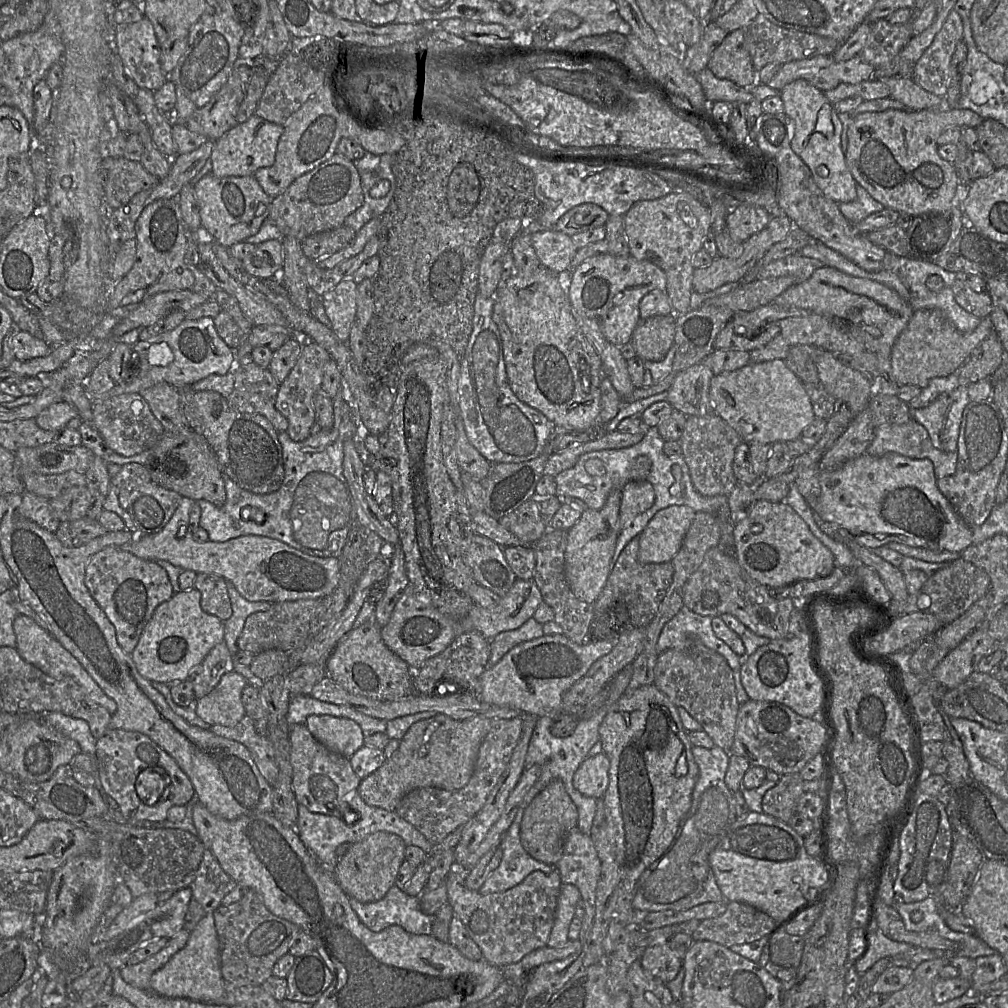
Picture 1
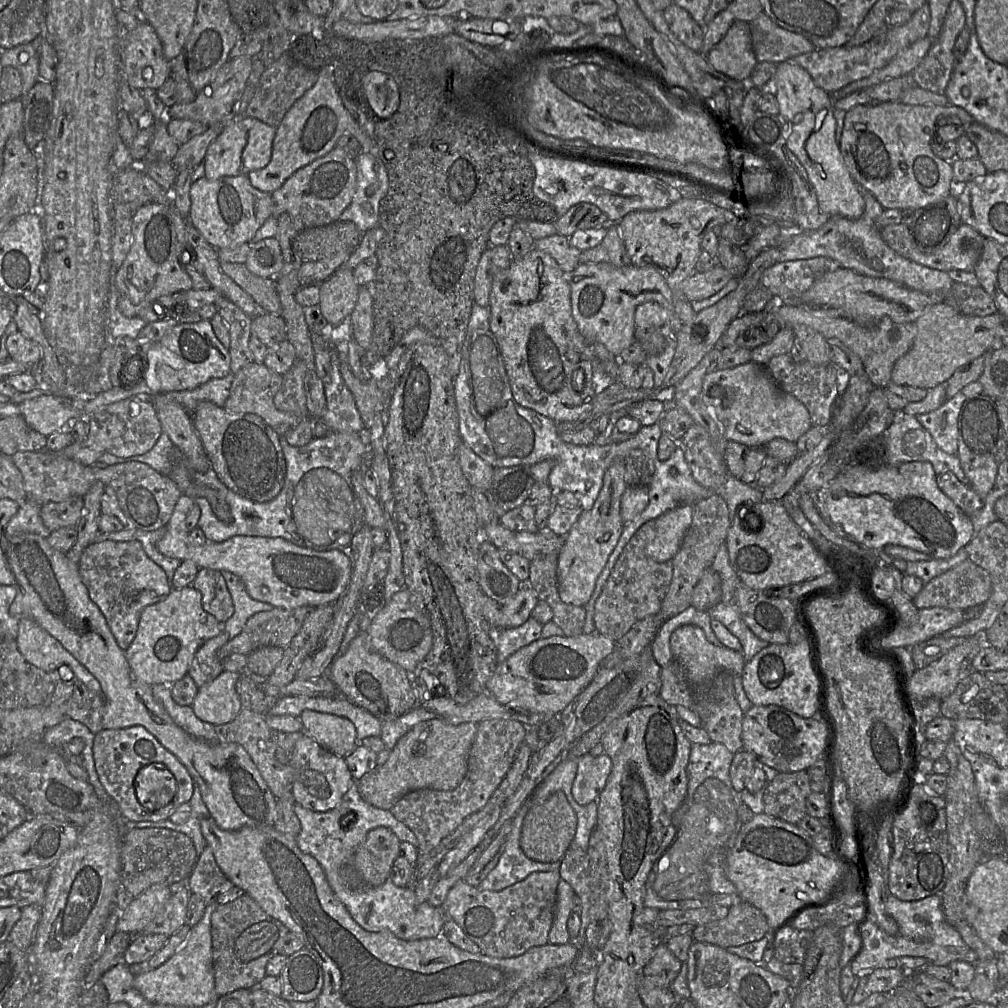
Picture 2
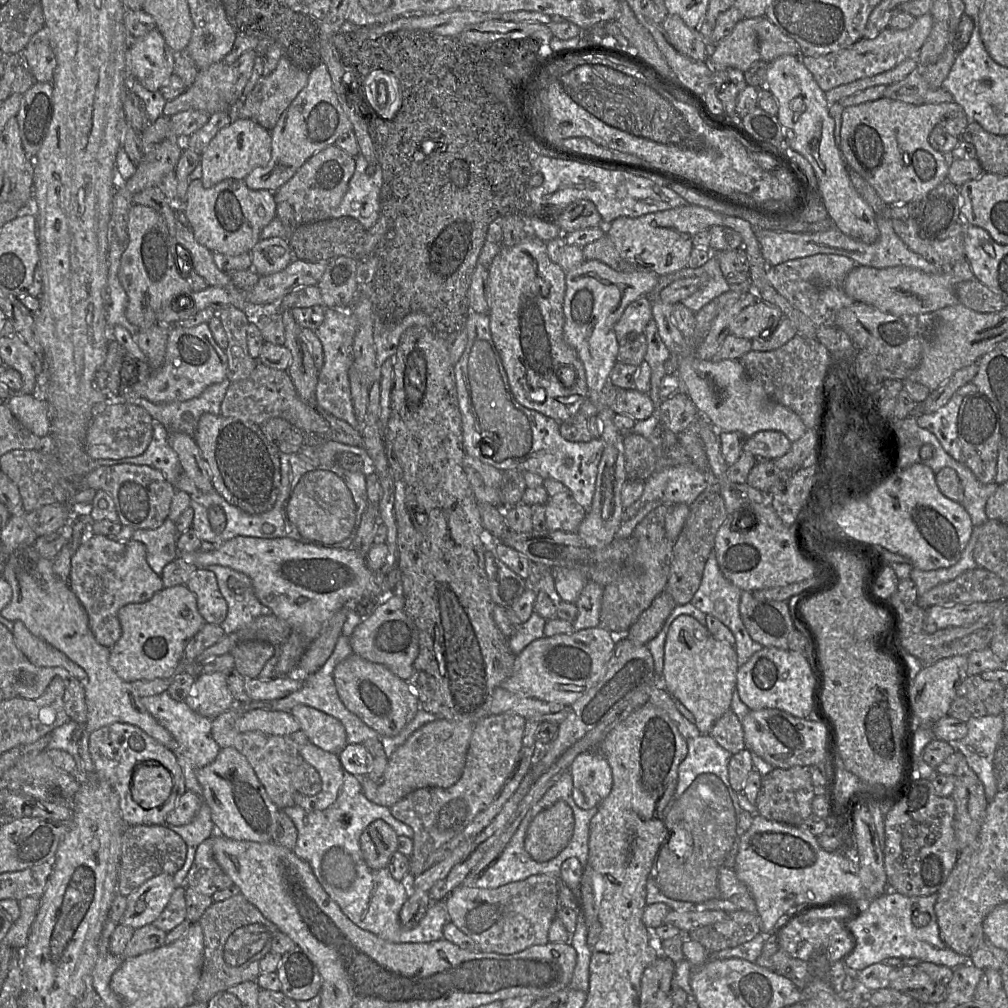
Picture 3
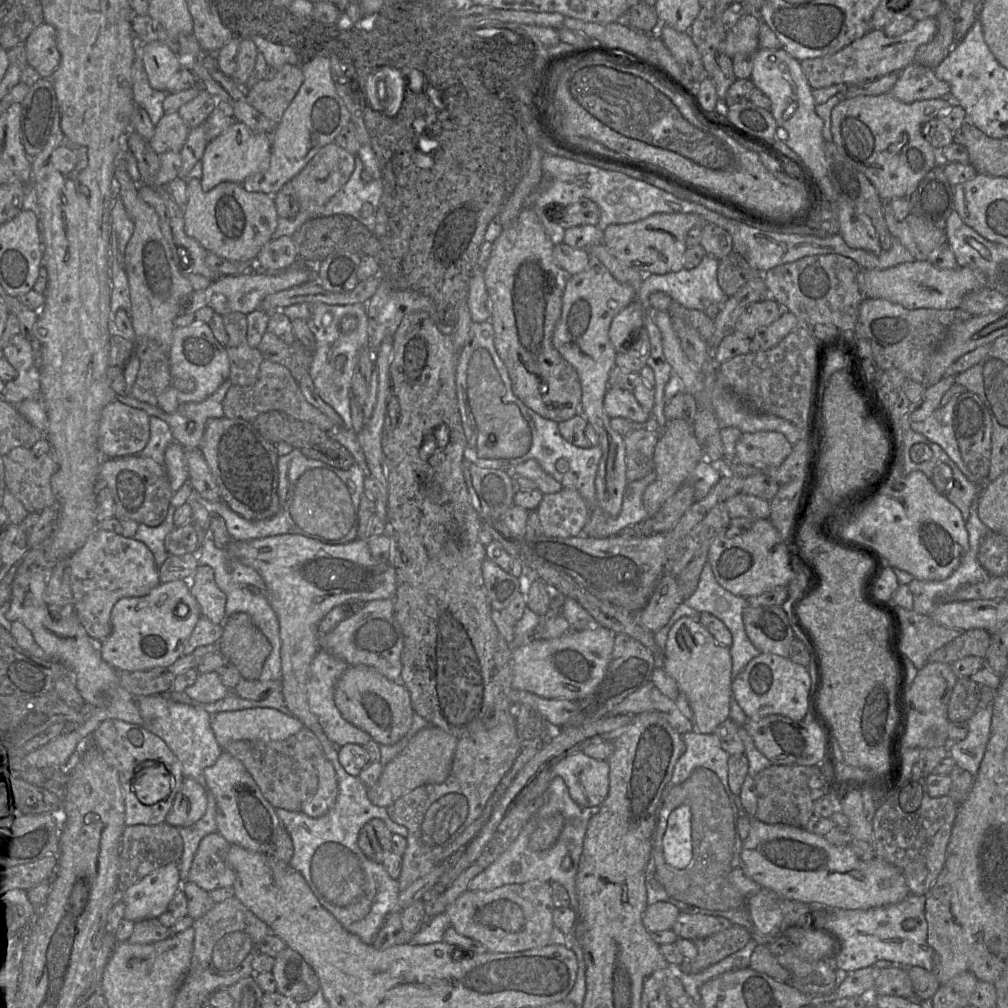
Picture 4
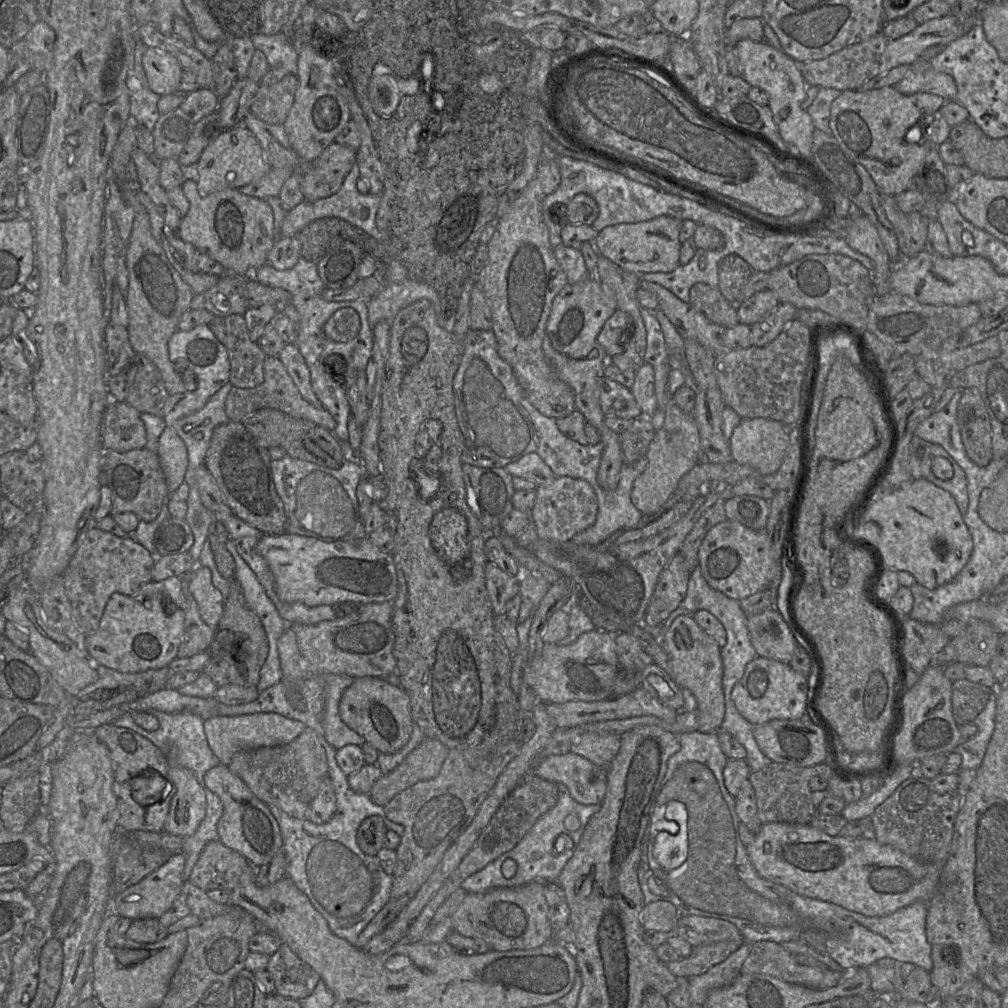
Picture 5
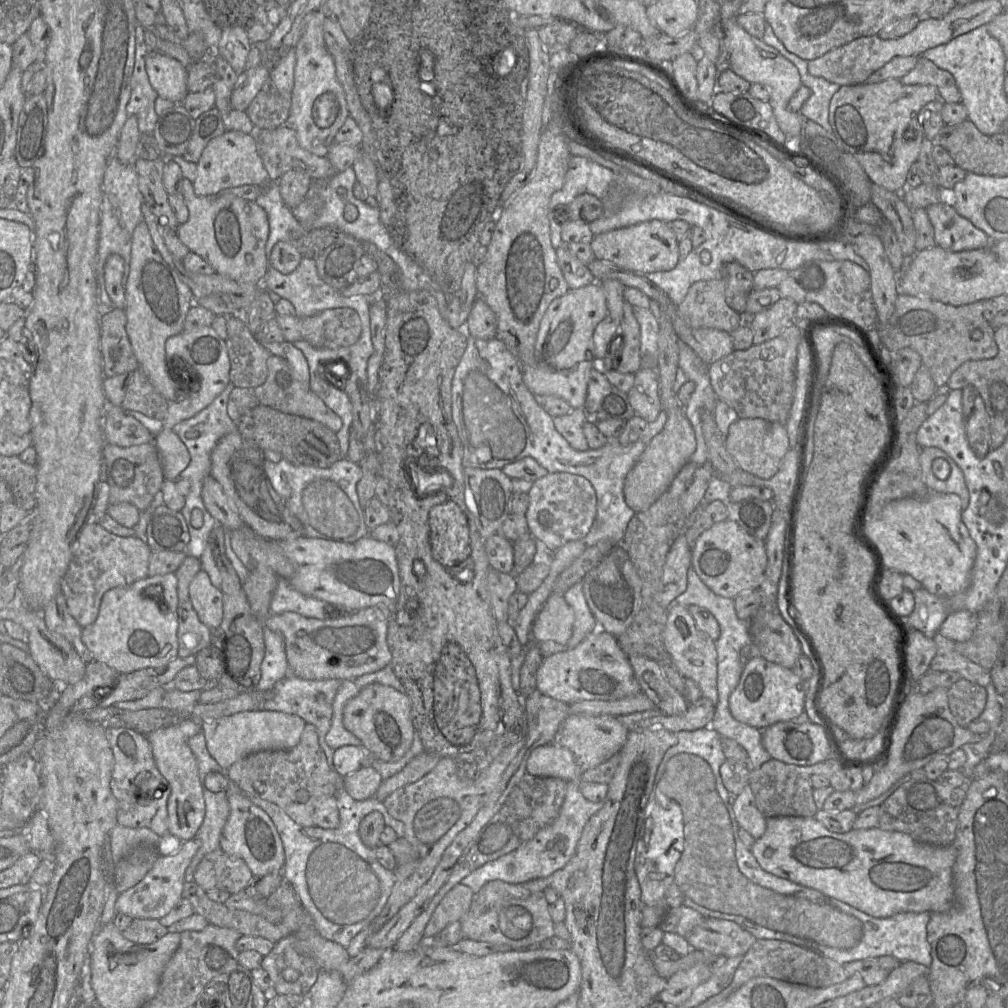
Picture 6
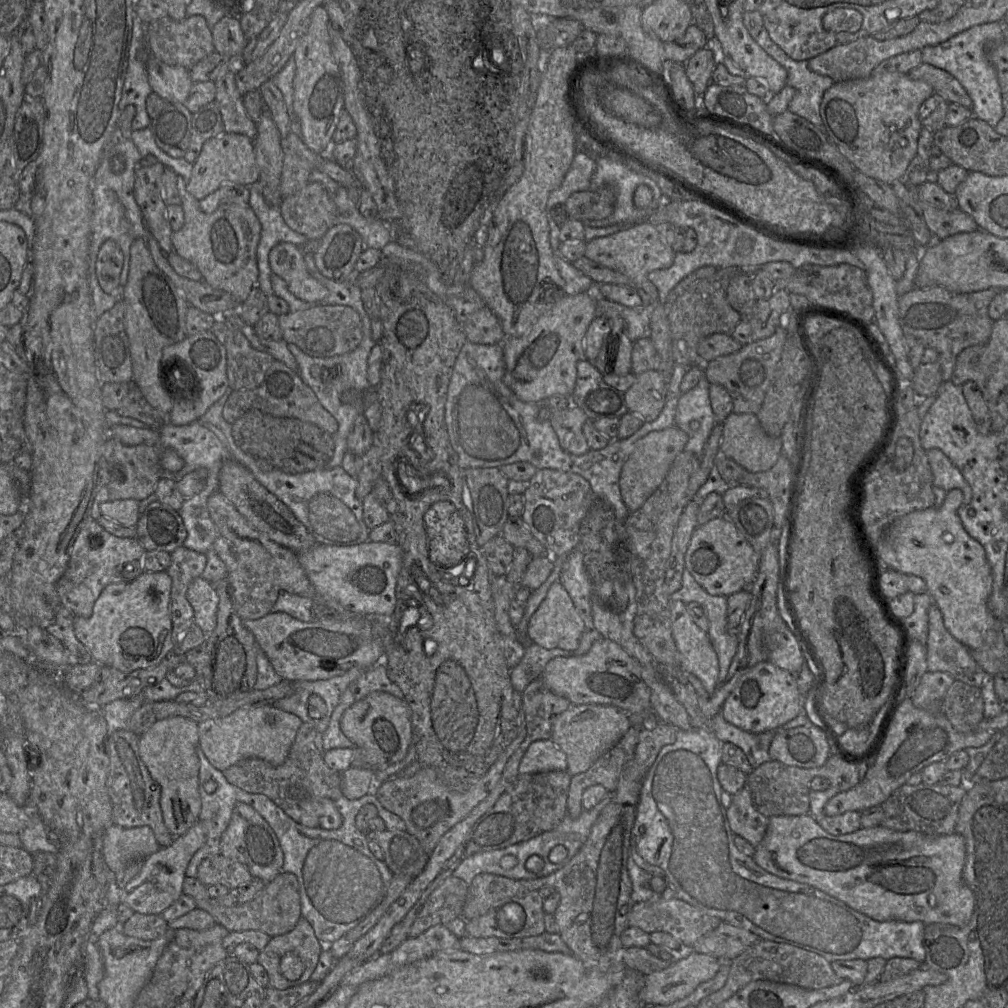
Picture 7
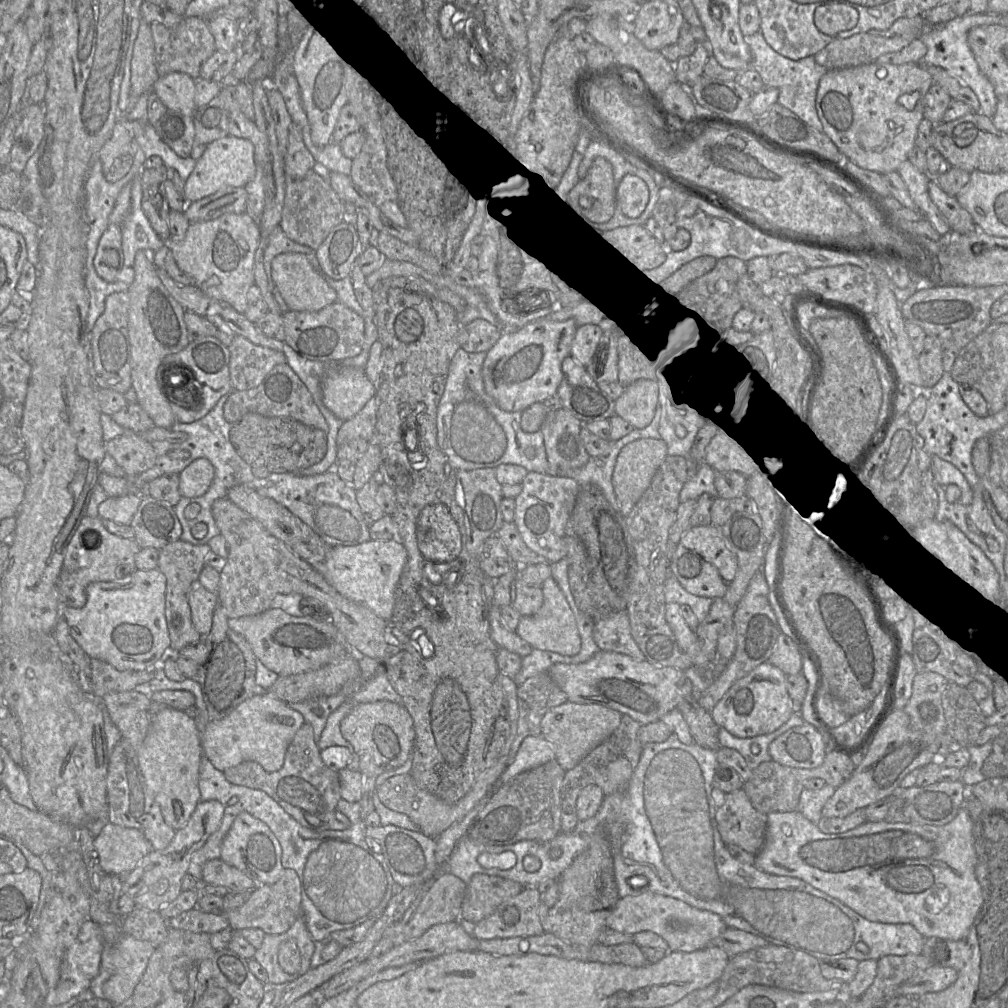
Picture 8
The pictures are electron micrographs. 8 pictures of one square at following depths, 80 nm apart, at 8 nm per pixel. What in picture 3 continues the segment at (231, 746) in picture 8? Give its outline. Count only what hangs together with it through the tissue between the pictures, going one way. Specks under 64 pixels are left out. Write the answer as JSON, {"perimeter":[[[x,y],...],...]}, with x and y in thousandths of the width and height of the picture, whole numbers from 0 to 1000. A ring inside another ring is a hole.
{"perimeter":[[[251,703],[240,708],[232,718],[236,726],[257,725],[266,729],[288,729],[299,724],[288,706]]]}

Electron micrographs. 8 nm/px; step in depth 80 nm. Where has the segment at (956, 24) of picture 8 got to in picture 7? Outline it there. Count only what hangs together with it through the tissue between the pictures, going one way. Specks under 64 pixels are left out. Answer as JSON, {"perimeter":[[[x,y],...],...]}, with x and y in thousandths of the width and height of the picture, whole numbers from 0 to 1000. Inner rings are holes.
{"perimeter":[[[994,21],[968,25],[938,42],[915,49],[915,62],[937,68],[949,77],[964,98],[965,115],[979,121],[985,127],[995,117],[996,108],[989,70],[981,61],[980,49],[984,44],[997,41],[995,25]]]}

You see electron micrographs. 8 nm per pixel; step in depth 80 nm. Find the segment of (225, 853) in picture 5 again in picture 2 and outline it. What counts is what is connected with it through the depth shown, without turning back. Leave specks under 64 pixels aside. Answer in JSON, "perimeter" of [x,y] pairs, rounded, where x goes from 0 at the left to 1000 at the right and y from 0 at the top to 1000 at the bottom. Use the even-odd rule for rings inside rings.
{"perimeter":[[[207,838],[201,842],[185,874],[186,881],[197,888],[206,898],[213,895],[217,887],[232,880],[216,860]]]}

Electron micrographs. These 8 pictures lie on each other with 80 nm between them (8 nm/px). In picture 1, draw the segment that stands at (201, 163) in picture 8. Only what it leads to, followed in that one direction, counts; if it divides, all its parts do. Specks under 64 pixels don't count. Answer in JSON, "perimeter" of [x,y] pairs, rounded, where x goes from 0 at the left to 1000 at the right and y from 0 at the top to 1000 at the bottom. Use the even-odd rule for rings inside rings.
{"perimeter":[[[250,114],[242,122],[234,123],[213,140],[207,157],[210,161],[209,173],[215,177],[248,175],[258,167],[270,165],[281,129],[281,124],[254,114]]]}

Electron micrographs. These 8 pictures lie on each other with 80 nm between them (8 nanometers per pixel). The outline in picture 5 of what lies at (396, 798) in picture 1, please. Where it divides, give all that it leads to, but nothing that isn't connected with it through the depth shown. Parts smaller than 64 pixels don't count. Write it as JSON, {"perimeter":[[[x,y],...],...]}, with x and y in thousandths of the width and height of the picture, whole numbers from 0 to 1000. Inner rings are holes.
{"perimeter":[[[422,731],[392,763],[377,770],[365,788],[367,793],[381,801],[392,789],[412,777],[432,772],[444,747],[439,737]]]}

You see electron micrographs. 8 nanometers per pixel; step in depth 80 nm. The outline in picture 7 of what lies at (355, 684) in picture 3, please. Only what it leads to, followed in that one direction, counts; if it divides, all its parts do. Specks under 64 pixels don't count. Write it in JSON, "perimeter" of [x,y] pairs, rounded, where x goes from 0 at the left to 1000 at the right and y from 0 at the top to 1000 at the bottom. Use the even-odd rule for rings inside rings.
{"perimeter":[[[369,687],[349,698],[339,709],[337,723],[359,745],[363,761],[370,764],[398,755],[409,739],[407,703],[400,692],[384,687]]]}

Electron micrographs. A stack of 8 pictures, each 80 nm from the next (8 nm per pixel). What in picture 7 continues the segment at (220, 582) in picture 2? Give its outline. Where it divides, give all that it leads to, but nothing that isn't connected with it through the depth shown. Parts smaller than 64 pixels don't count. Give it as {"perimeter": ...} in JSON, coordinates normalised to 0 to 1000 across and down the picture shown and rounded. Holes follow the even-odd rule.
{"perimeter":[[[201,571],[192,573],[187,581],[186,594],[192,605],[194,619],[201,627],[207,629],[215,619],[217,590]]]}

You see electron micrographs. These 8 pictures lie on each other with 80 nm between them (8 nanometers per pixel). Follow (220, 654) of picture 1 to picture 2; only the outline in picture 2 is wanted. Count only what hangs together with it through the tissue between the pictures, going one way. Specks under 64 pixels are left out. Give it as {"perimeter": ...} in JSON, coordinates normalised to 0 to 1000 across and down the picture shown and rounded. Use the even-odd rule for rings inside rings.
{"perimeter":[[[224,627],[203,636],[194,646],[186,669],[196,683],[211,676],[221,667],[220,656],[216,653],[216,645],[227,635]]]}

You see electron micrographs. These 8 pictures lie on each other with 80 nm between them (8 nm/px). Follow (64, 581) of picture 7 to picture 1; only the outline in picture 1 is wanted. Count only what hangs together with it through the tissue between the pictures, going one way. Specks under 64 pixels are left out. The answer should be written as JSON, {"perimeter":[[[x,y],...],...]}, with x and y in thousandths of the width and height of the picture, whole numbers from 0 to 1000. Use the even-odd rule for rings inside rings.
{"perimeter":[[[115,542],[105,543],[89,554],[83,578],[90,592],[112,619],[118,641],[128,650],[134,644],[154,604],[173,589],[164,564]]]}

